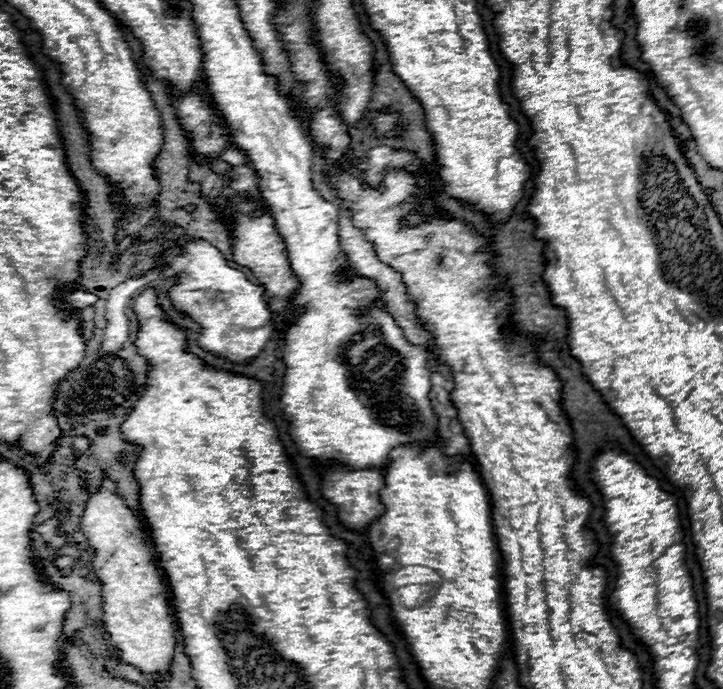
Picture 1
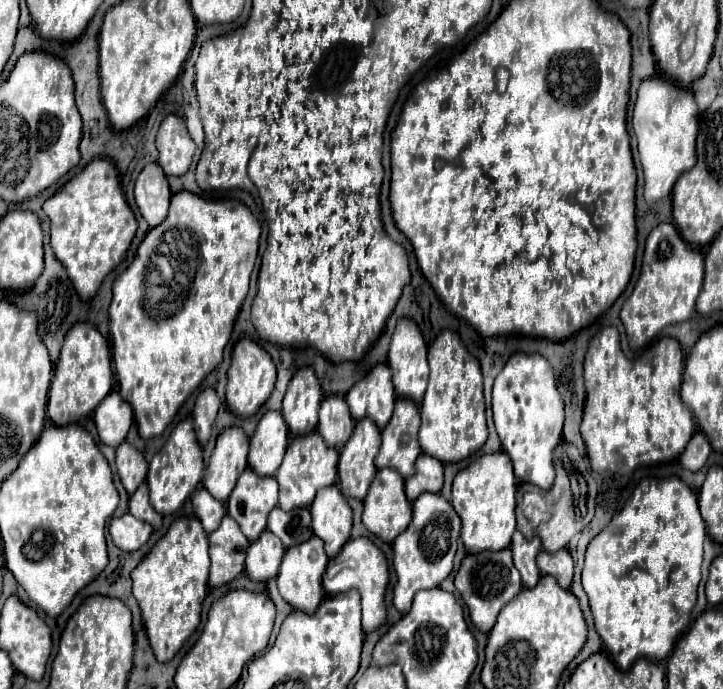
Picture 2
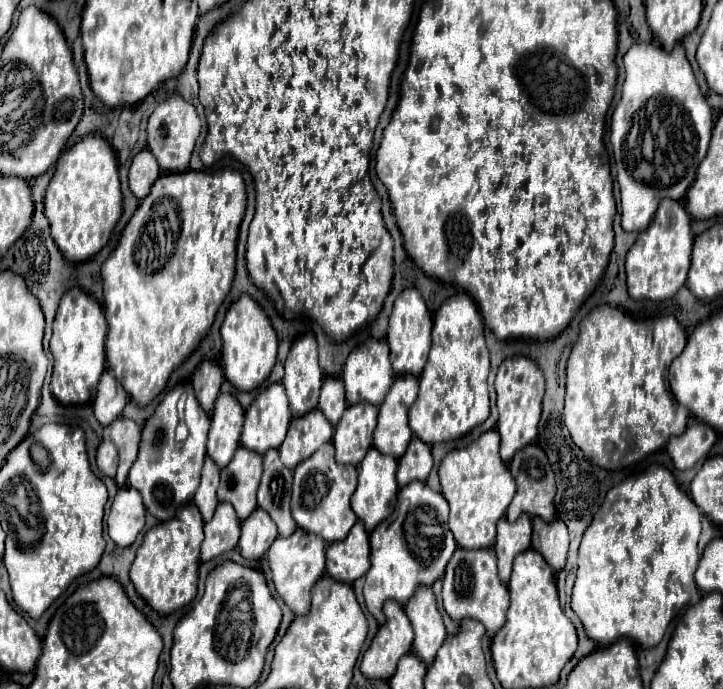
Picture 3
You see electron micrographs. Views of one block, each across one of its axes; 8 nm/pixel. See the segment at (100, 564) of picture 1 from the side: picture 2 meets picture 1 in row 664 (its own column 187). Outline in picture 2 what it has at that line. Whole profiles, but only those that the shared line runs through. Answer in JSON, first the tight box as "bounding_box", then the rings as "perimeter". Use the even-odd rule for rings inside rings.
{"bounding_box":[156,114,196,176],"perimeter":[[[170,114],[162,120],[160,130],[156,134],[156,148],[158,164],[162,166],[166,176],[186,174],[196,150],[184,120],[178,118],[176,114]]]}

